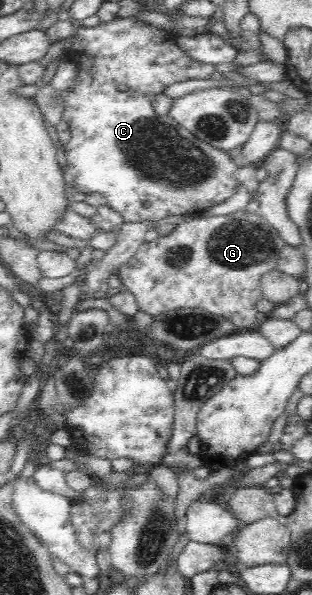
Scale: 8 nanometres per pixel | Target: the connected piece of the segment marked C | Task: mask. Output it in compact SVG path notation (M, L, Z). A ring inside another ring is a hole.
M138 17L120 18L95 27L81 26L72 35L69 50L77 66L77 79L57 104L64 107L62 120L70 128L70 139L63 145L67 160L64 168L74 176L75 190L102 194L107 205L121 214L126 223L194 214L230 198L242 183L237 179L238 159L233 160L228 152L199 140L169 116L159 116L150 99L162 94L164 88L174 82L209 79L216 72L216 65L190 58L178 44L177 36ZM120 84L128 90L118 90Z

